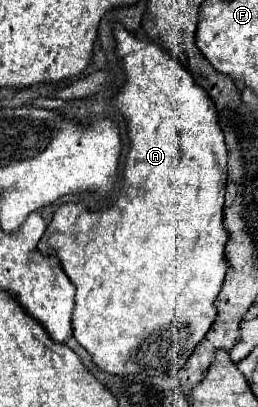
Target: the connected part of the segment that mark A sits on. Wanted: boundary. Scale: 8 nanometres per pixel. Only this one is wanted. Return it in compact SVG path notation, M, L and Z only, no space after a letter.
M122 23L112 25L112 35L116 41L118 65L126 77L122 89L112 99L112 107L126 119L126 129L128 129L128 139L130 139L130 147L128 147L126 161L124 161L124 175L122 175L124 179L120 183L122 189L118 191L118 197L102 211L88 209L88 207L84 207L82 201L70 201L70 203L58 205L52 215L52 221L48 223L48 227L40 239L38 249L44 255L56 255L60 259L62 269L66 271L70 281L76 285L72 331L74 331L76 341L92 355L94 363L100 369L104 369L108 373L118 373L118 375L136 375L136 373L142 373L142 375L170 373L170 375L174 375L188 361L194 347L202 341L202 337L214 323L214 317L216 317L214 301L220 293L220 287L224 283L224 275L228 269L228 261L226 261L226 253L224 253L228 233L226 233L226 227L222 225L222 209L224 209L226 177L228 177L228 149L224 145L224 135L218 125L214 103L210 101L210 97L206 97L204 89L196 85L196 81L190 77L190 73L178 61L174 61L172 55L166 53L166 49L162 49L160 43L156 43L148 37L142 37L142 39L136 37Z

